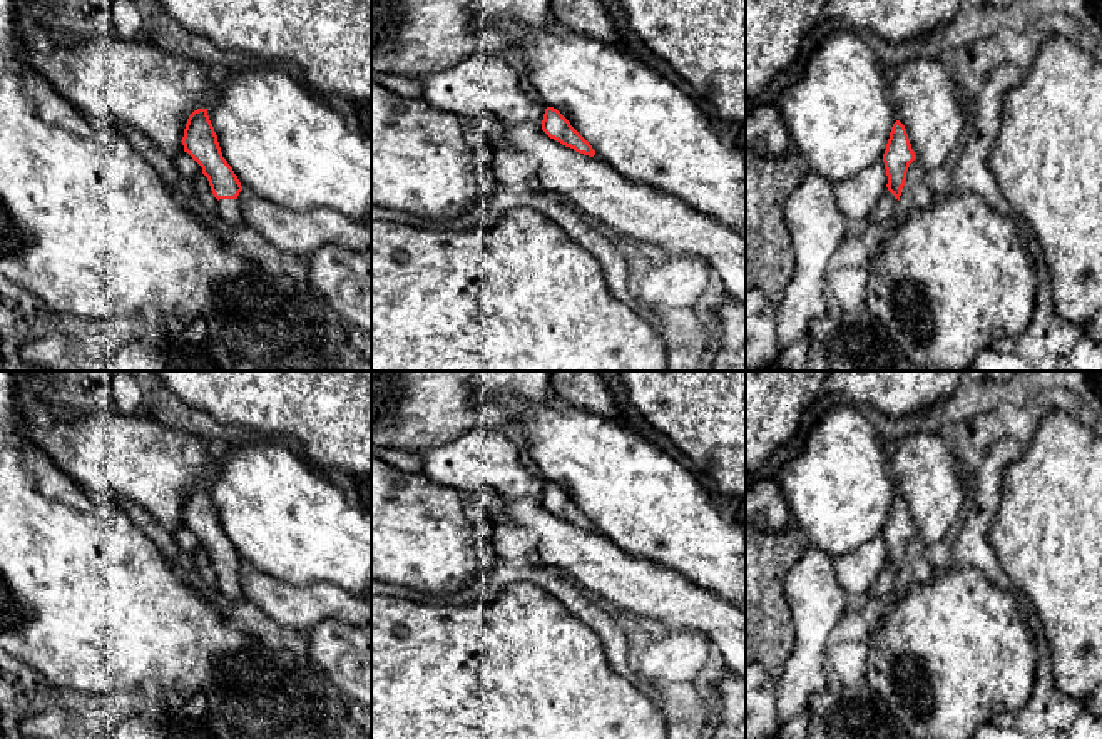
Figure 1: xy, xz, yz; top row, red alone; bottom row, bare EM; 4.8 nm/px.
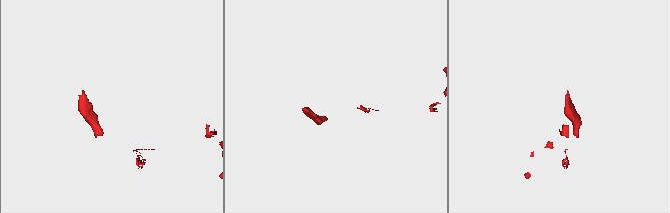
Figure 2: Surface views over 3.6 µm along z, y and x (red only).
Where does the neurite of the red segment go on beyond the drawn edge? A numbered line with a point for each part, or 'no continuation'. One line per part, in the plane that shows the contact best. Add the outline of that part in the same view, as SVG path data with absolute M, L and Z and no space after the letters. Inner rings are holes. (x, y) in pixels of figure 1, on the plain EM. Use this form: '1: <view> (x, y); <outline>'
1: xy (231, 594); M219 573L217 584L221 592L217 600L226 609L229 609L236 615L247 610L242 600L242 589L239 585L237 573Z

